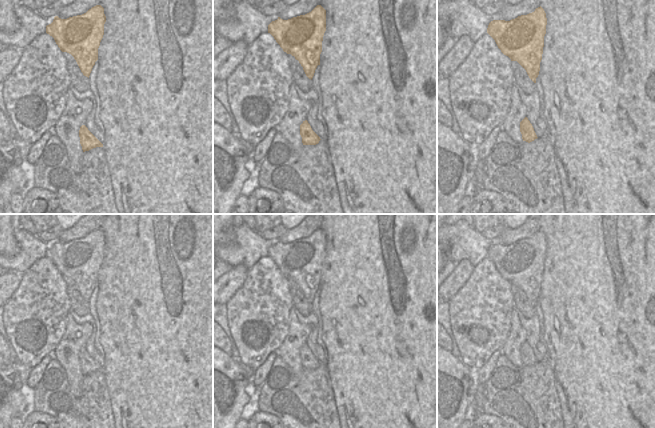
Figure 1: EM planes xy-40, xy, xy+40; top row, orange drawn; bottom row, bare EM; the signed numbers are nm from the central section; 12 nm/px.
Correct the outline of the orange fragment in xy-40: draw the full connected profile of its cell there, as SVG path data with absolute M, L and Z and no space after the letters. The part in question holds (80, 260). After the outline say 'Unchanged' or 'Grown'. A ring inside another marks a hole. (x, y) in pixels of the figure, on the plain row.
M96 229L82 239L67 243L55 240L53 246L46 250L46 257L54 262L62 276L67 276L74 281L83 299L89 302L92 292L98 284L98 272L104 259L105 246L104 232Z. Unchanged.

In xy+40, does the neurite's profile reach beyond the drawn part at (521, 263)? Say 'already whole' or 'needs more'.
already whole

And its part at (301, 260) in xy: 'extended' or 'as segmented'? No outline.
as segmented

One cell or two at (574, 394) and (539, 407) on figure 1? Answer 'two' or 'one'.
two

